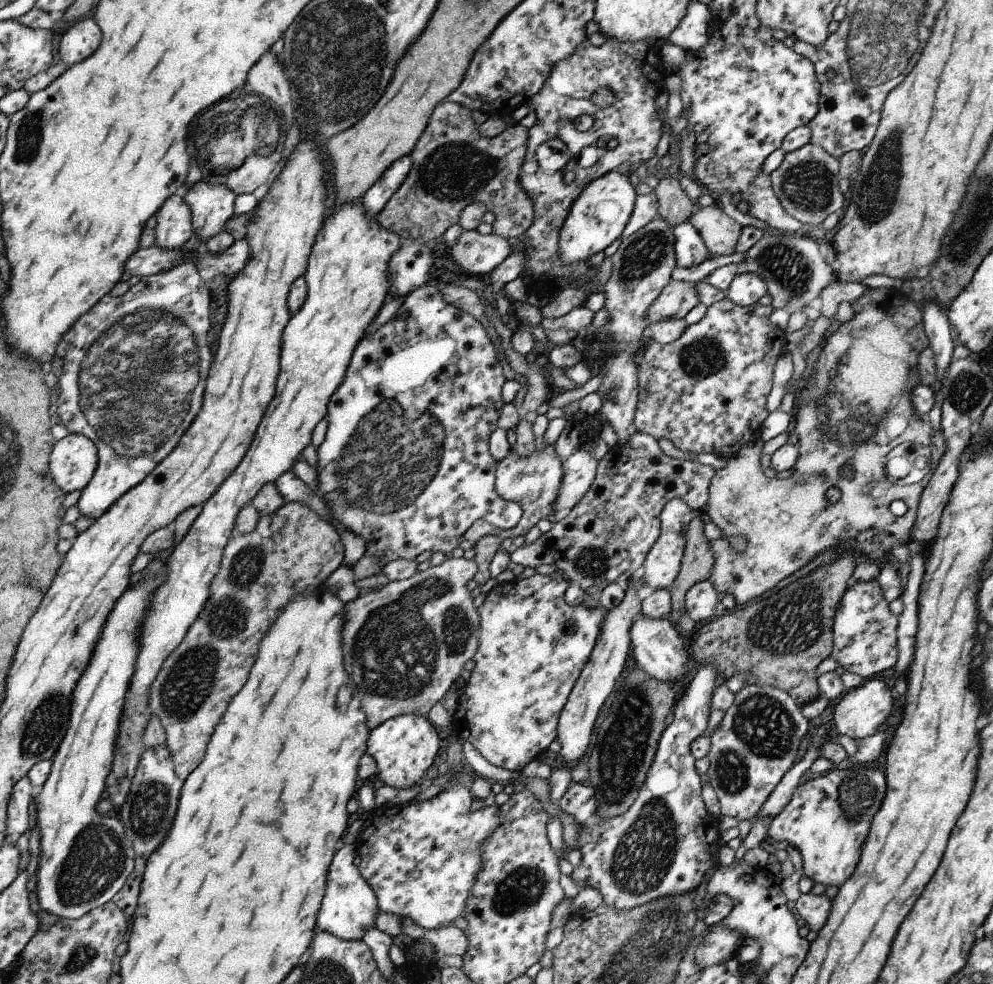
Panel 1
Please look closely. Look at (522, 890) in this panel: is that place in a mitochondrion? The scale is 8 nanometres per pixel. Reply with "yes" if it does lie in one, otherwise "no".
yes

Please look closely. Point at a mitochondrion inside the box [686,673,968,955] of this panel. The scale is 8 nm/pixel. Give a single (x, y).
(763, 727)

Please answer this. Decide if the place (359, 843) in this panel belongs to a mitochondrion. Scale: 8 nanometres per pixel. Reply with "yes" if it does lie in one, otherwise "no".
no

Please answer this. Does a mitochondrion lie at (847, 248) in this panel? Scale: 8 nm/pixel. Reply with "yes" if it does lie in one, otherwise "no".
no

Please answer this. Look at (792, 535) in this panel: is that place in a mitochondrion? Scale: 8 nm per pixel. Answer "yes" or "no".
no

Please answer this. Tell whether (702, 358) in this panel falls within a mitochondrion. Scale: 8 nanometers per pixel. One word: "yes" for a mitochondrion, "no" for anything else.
yes

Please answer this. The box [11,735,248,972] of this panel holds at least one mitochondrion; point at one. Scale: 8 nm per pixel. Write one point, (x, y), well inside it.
(99, 854)

